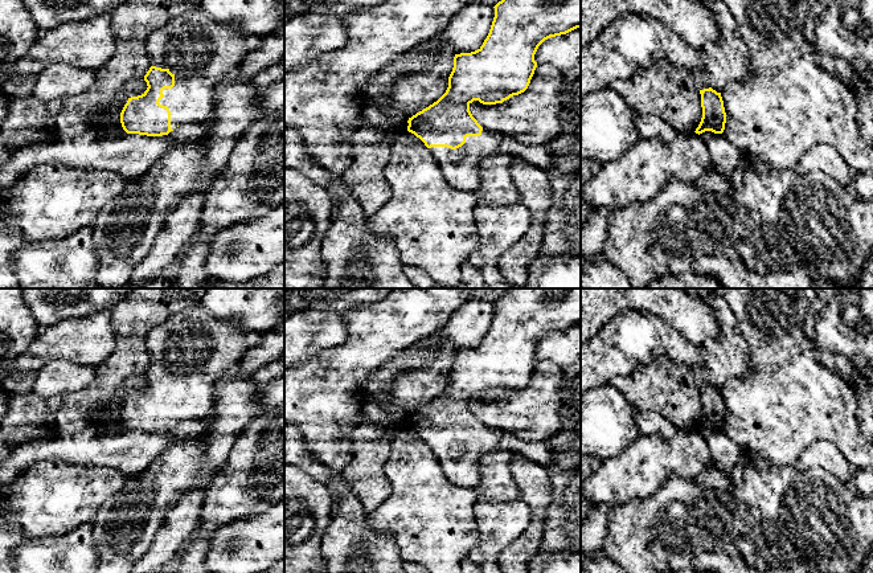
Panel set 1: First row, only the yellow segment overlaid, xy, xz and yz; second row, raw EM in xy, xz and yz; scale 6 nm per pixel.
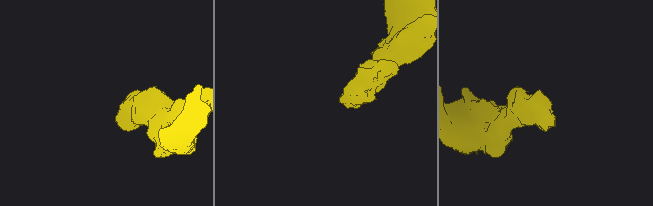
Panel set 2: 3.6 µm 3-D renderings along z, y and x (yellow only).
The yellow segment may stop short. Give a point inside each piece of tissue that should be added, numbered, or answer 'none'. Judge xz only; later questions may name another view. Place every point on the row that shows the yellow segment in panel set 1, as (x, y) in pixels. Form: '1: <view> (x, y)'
1: xz (460, 167)

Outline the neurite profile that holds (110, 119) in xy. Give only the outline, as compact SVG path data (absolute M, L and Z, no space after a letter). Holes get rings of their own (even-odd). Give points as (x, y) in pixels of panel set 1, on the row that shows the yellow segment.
M142 78L139 81L127 82L108 97L104 111L99 114L95 120L107 131L107 138L122 138L127 135L120 123L120 112L131 97L144 94L147 87L147 82Z

